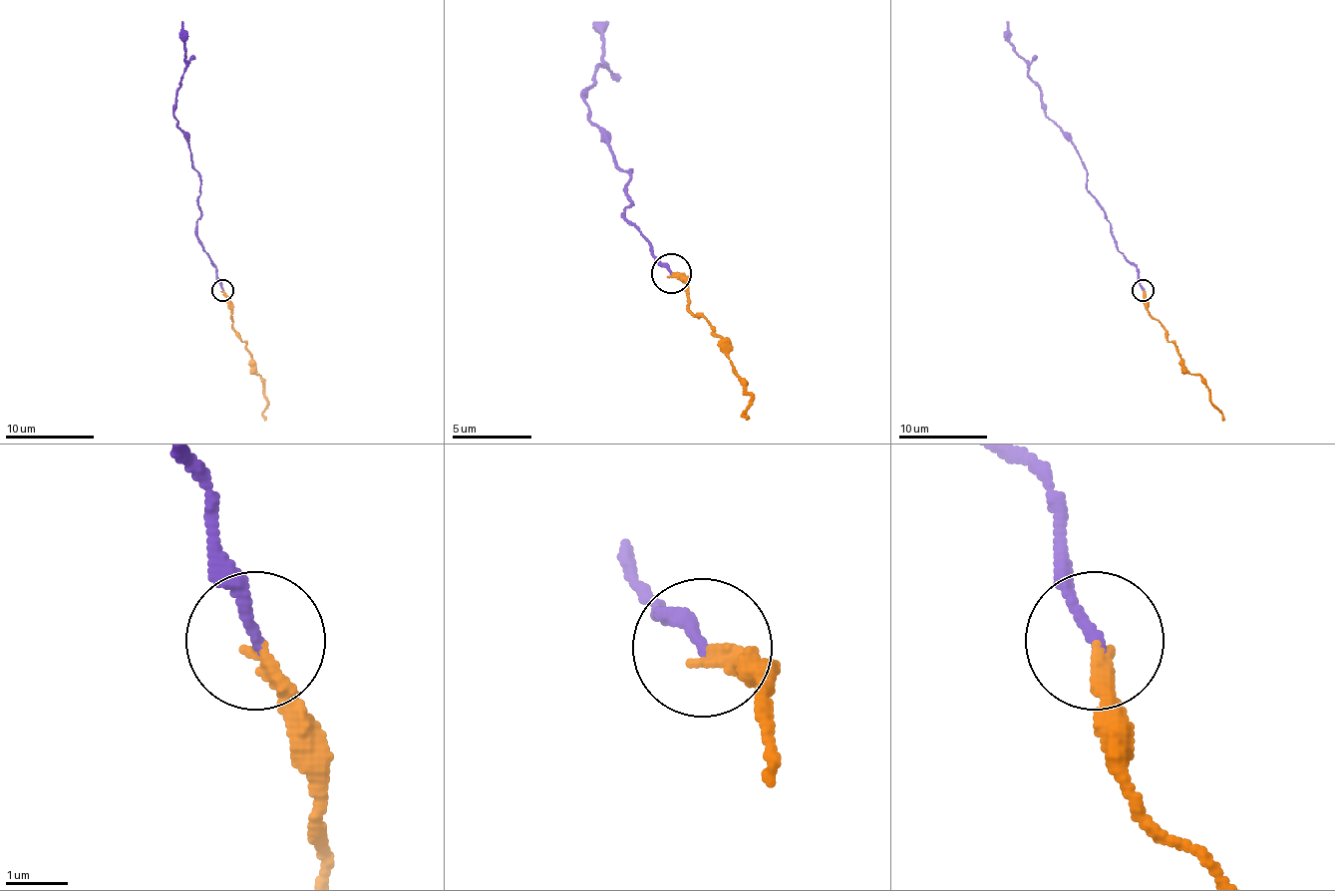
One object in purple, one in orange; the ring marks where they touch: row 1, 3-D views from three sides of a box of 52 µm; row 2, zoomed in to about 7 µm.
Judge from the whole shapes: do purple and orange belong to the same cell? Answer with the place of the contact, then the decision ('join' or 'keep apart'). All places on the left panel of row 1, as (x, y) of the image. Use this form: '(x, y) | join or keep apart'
(222, 290) | join

